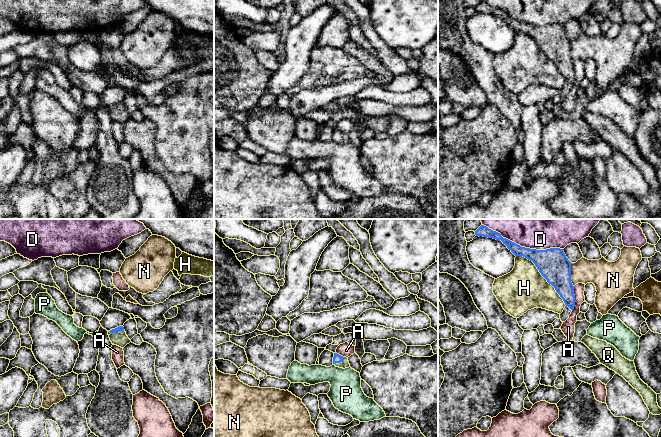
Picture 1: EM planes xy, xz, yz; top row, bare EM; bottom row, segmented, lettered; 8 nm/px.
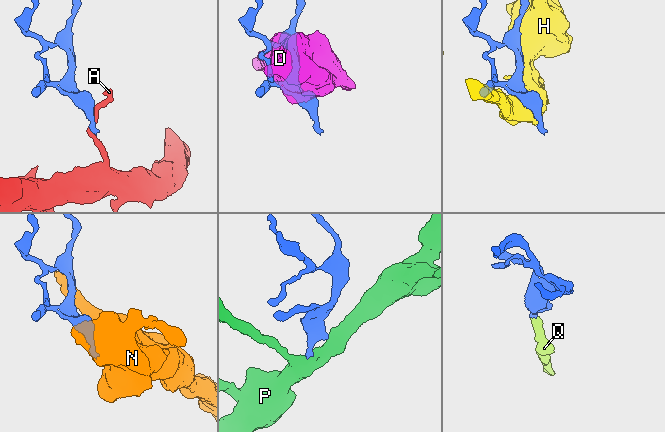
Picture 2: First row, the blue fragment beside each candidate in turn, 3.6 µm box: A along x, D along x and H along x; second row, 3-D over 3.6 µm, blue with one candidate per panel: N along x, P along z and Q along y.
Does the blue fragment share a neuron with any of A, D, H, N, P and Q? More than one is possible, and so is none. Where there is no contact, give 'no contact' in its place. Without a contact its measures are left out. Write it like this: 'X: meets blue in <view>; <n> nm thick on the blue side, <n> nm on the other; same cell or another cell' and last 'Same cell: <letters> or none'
A: meets blue in yz; 200 nm thick on the blue side, 110 nm on the other; another cell
D: meets blue in yz; 220 nm thick on the blue side, 200 nm on the other; another cell
H: meets blue in yz; 240 nm thick on the blue side, 360 nm on the other; another cell
N: meets blue in yz; 240 nm thick on the blue side, 220 nm on the other; another cell
P: no contact; another cell
Q: meets blue in xz; 70 nm thick on the blue side, 70 nm on the other; same cell
Same cell: Q

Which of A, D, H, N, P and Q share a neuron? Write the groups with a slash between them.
A / D / H / N / P / Q

